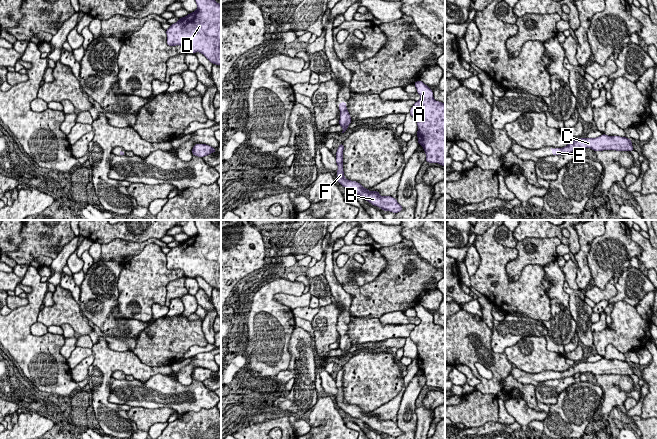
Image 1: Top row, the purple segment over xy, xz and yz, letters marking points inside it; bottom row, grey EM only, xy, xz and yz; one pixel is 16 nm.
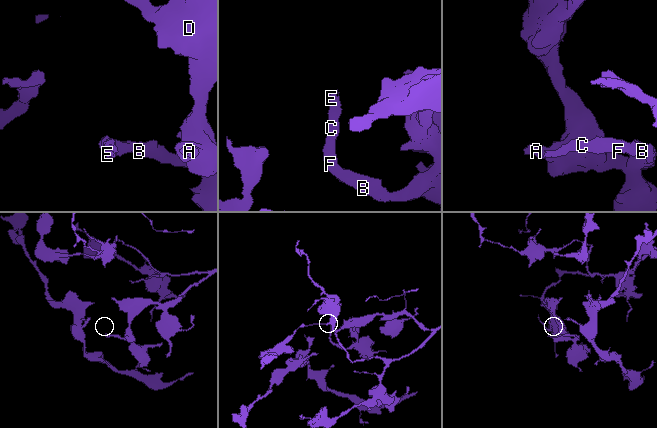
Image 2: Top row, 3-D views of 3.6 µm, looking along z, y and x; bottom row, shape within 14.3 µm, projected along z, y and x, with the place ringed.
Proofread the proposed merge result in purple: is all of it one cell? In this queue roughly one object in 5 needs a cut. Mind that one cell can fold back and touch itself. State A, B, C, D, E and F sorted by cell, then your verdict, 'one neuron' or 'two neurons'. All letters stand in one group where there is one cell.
A B C D E F | one neuron

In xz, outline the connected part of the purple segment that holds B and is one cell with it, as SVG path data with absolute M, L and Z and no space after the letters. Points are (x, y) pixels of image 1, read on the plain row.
M341 367L337 372L336 387L338 390L337 394L337 405L345 411L350 417L361 419L366 425L374 430L380 431L383 435L390 435L393 437L398 437L403 434L403 431L397 426L392 420L380 420L379 415L369 415L368 413L361 410L357 405L347 404L344 401L343 395L343 374L344 369Z

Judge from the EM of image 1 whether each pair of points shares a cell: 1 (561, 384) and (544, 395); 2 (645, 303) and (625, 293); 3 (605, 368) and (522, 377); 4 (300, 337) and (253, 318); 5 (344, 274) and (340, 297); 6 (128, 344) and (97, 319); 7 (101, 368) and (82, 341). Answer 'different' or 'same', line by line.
1: same
2: same
3: same
4: different
5: different
6: different
7: different

